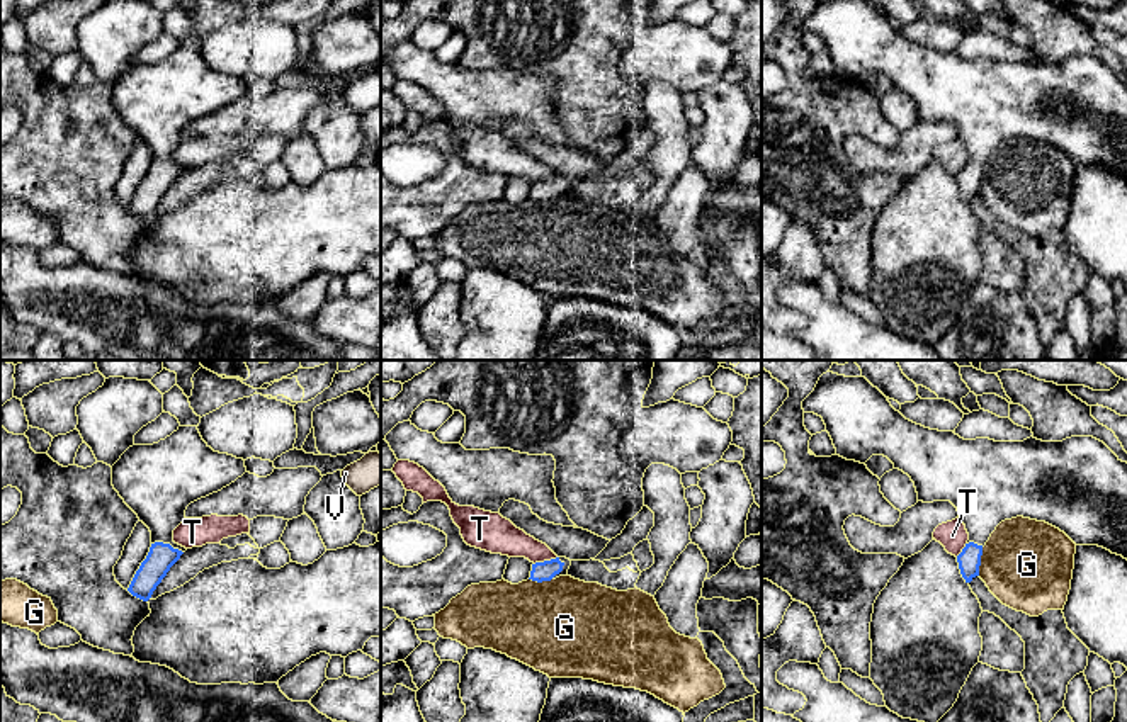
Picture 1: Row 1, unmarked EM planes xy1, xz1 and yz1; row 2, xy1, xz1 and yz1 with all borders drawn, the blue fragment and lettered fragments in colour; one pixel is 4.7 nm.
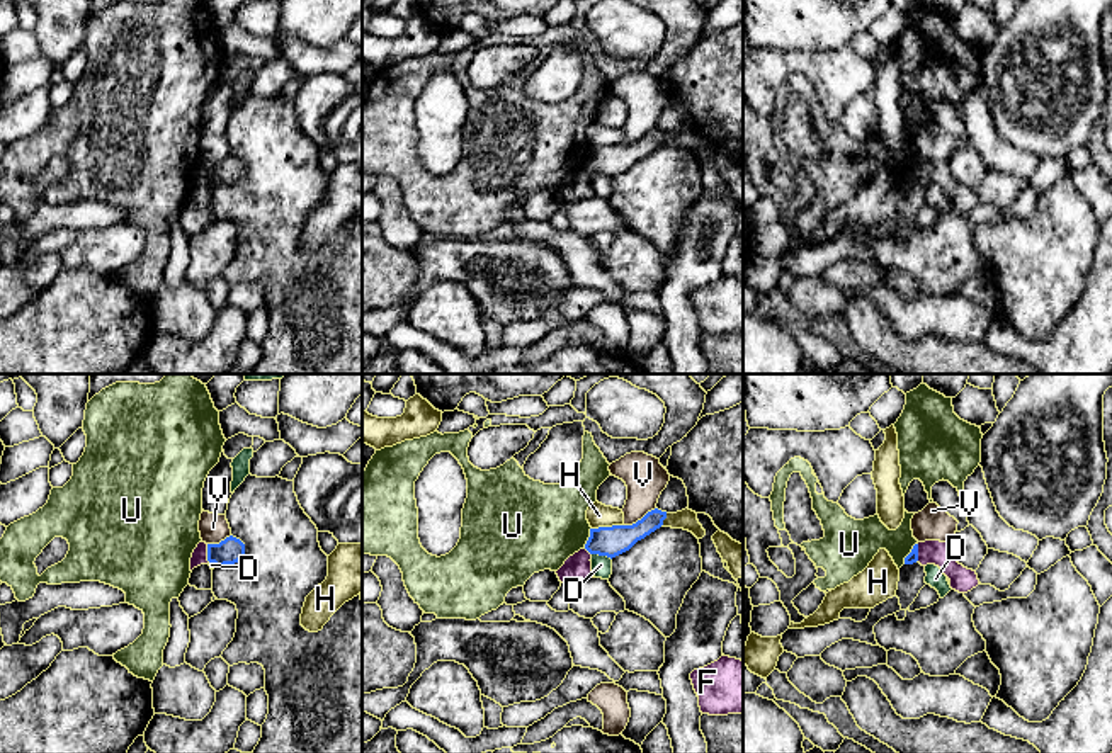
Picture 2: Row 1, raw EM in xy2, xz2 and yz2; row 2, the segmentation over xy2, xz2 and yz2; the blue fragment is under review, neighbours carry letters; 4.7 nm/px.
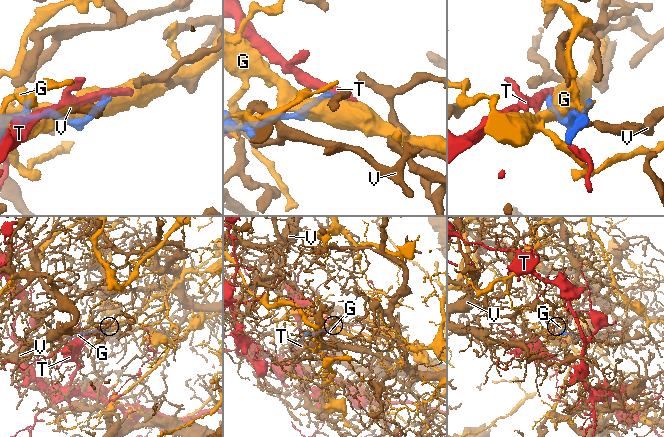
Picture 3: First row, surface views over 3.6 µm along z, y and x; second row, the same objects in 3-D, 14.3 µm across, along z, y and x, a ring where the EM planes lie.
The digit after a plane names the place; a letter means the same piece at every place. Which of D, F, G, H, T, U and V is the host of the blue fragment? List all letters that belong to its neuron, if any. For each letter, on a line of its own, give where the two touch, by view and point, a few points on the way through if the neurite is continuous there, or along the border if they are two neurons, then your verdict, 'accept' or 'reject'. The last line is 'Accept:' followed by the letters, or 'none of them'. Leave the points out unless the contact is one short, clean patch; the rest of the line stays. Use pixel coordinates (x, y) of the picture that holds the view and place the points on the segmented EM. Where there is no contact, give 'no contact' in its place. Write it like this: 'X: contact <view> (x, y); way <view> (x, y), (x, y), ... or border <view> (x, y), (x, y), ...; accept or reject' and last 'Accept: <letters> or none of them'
D: contact xz2 (602, 554); border xz2 (592, 553), (611, 560); reject
F: contact xy2 (208, 553); border xy2 (206, 544), (206, 558), (209, 561); reject
G: contact yz1 (979, 561); reject
H: contact xz2 (606, 527); border xz2 (621, 524), (592, 529); reject
T: contact xz1 (544, 561); reject
U: contact yz2 (910, 553); border yz2 (917, 543), (903, 563); reject
V: contact xz2 (638, 520); reject
Accept: none of them

